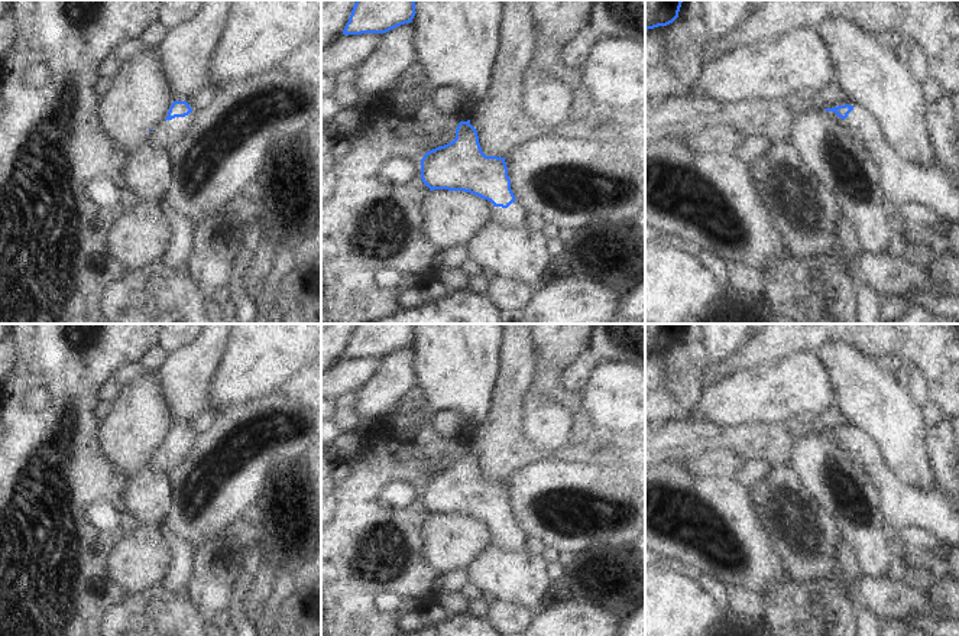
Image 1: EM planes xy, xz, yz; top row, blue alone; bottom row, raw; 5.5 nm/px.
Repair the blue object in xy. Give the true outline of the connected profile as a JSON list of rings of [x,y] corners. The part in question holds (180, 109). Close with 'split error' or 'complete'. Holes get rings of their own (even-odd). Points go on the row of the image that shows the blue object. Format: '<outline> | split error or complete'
[[[174,101],[166,119],[153,127],[146,142],[153,147],[168,150],[191,126],[192,108],[187,101]]] | split error

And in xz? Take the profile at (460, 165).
[[[470,120],[459,123],[453,142],[424,155],[421,159],[421,179],[430,191],[464,191],[490,201],[495,207],[490,223],[502,228],[516,228],[525,224],[527,212],[515,202],[505,158],[486,156],[482,152],[477,130],[470,124]]] | split error

